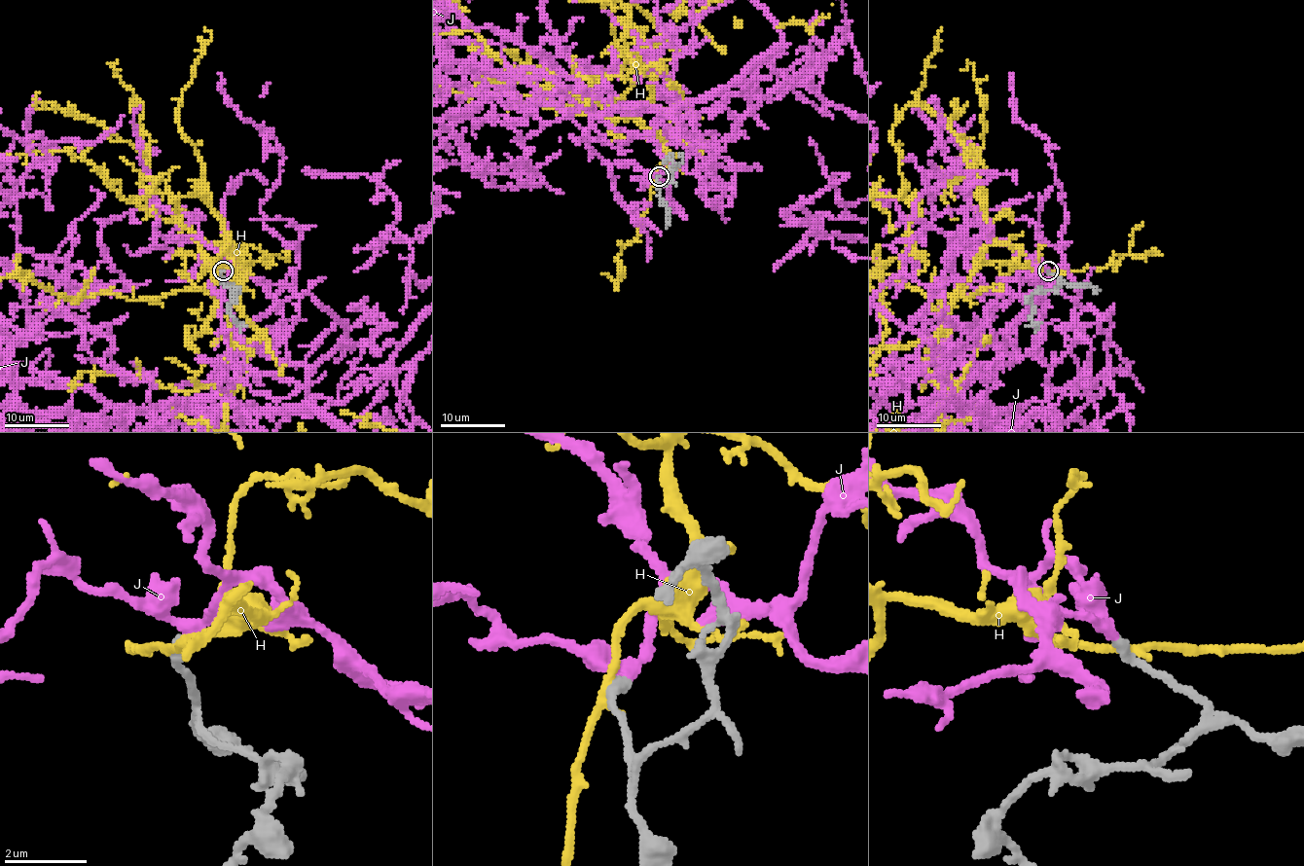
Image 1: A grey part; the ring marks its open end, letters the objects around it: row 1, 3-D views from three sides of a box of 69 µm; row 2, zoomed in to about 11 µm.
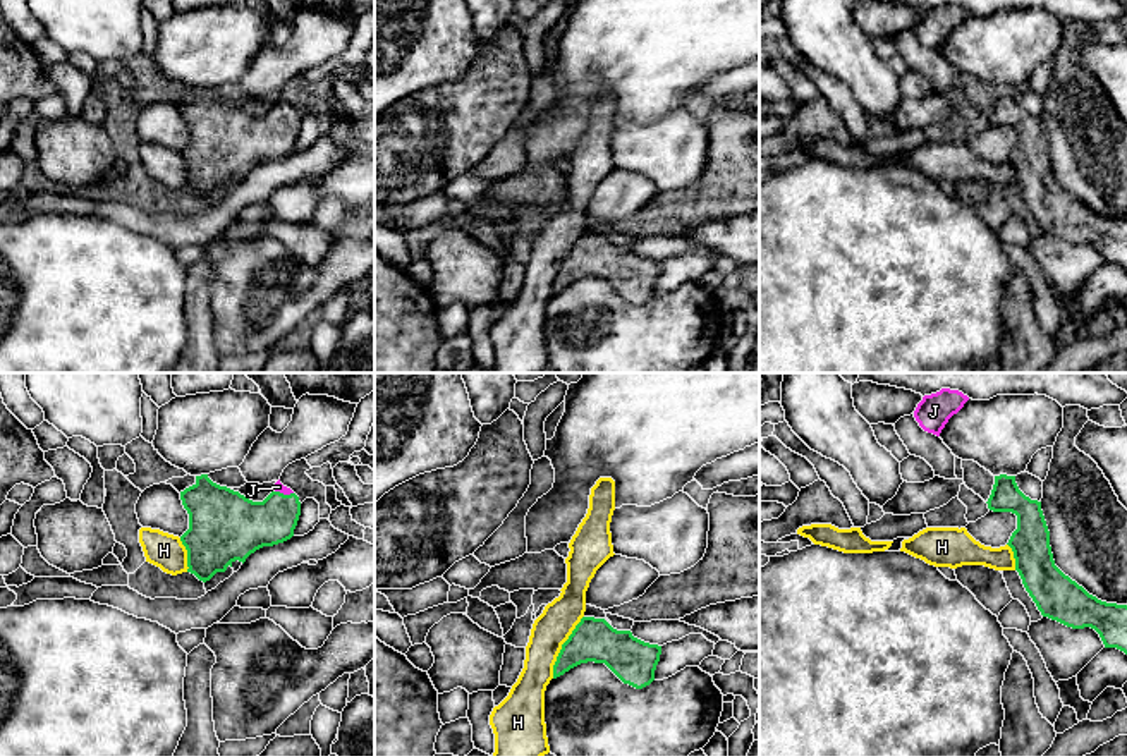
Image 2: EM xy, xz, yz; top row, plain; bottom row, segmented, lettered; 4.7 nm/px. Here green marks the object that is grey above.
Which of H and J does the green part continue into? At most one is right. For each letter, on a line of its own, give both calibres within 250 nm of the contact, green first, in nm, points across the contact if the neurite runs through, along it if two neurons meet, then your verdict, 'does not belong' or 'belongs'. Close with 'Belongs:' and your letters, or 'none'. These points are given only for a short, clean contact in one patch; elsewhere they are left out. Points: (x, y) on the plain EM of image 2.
H: 200 nm thick on the green side, 170 nm on the other; does not belong
J: 260 nm thick on the green side, 50 nm on the other; runs through xy (241, 141), (253, 140), (282, 109), (279, 102); belongs
Belongs: J

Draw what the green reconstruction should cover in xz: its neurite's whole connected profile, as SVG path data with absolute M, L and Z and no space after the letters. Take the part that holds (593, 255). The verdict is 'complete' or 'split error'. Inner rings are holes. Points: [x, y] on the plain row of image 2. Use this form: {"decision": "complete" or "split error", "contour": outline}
{"decision": "complete", "contour": "M582 232L553 280L553 294L570 284L605 278L624 299L643 304L655 296L661 261L644 258L631 246L617 246L605 234Z"}

